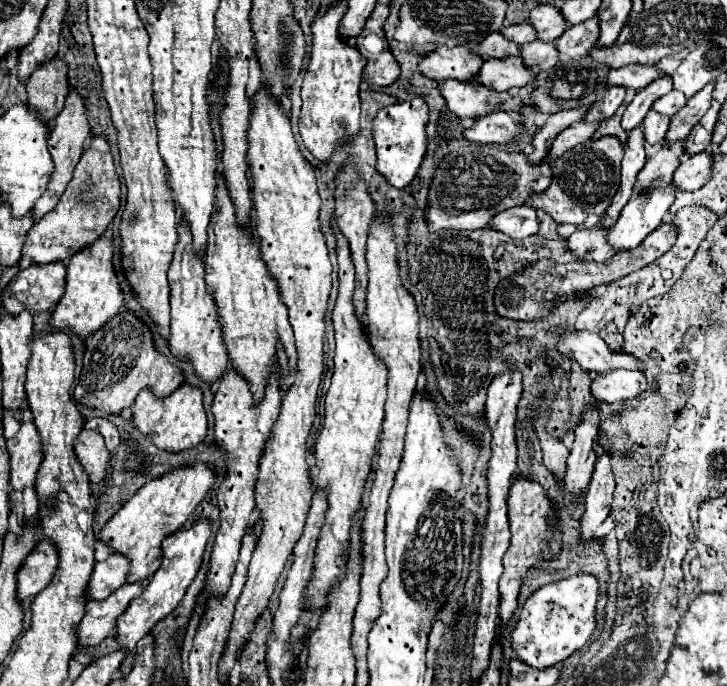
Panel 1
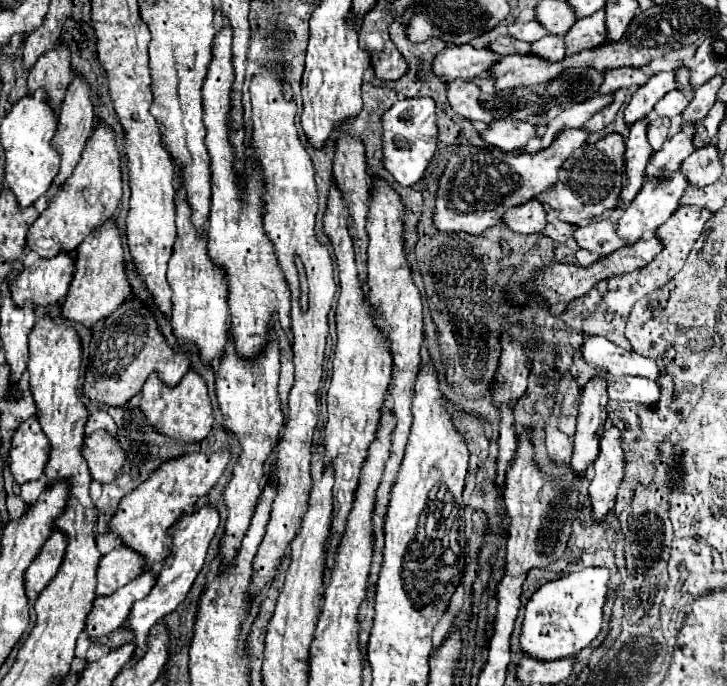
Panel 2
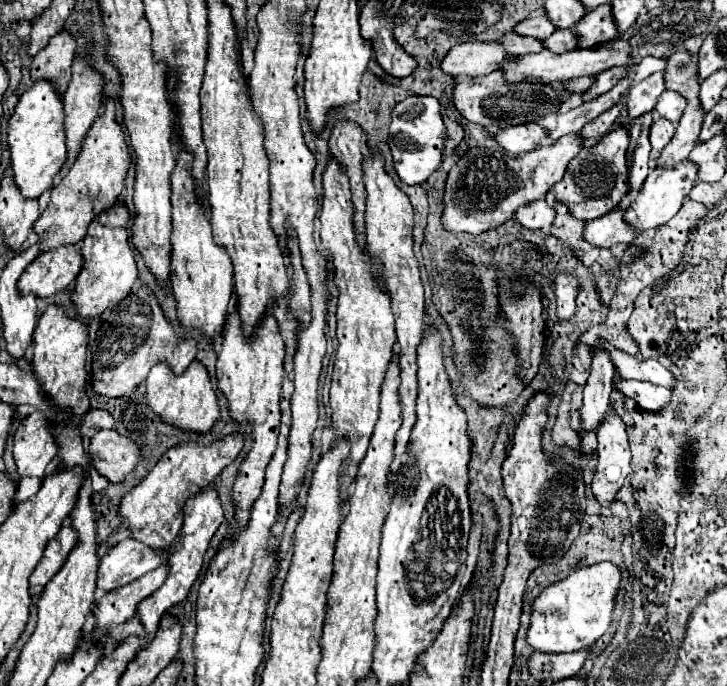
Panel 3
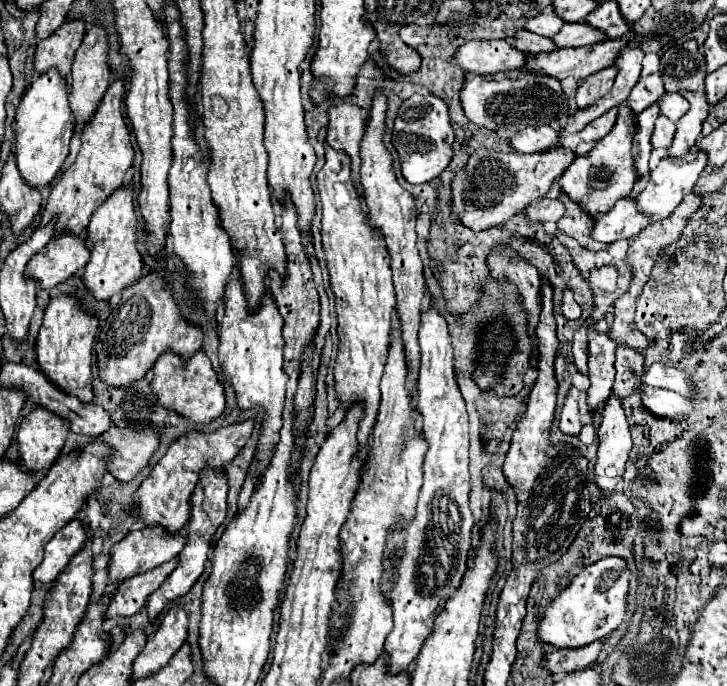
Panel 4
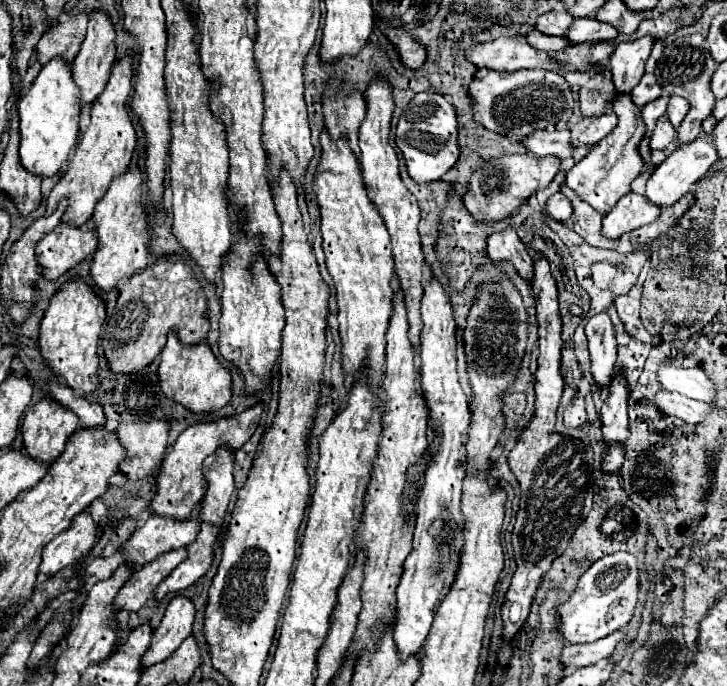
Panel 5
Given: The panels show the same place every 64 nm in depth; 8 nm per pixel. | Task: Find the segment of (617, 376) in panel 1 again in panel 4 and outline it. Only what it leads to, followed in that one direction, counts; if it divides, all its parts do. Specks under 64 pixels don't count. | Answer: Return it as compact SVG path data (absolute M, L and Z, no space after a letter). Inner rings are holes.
M646 384L638 386L642 404L654 414L654 416L684 416L692 412L692 402L672 390L652 388Z

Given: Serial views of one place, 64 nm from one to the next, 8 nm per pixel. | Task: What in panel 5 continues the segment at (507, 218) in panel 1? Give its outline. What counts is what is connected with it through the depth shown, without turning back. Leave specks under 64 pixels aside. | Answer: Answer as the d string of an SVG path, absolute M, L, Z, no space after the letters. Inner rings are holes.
M556 192L554 196L548 198L548 202L546 202L546 206L544 206L544 212L546 212L548 218L562 222L562 220L570 218L572 206L570 206L570 200L568 200L564 194Z

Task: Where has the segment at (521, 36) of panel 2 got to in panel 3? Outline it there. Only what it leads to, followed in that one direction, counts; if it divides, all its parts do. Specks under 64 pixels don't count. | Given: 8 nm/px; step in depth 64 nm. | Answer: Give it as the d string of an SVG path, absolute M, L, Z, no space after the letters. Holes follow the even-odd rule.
M536 16L530 20L522 20L514 26L514 32L520 36L532 36L536 40L544 40L548 38L556 28L552 26L552 22L546 16Z

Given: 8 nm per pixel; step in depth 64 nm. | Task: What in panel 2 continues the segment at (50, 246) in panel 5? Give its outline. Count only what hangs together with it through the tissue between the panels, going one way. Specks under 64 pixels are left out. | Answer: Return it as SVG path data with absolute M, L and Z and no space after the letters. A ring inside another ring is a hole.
M58 254L54 258L40 258L36 260L30 268L24 268L10 284L10 294L14 304L22 306L26 302L30 302L32 306L50 306L60 302L66 292L68 292L68 284L72 280L72 272L74 272L74 260L70 254Z

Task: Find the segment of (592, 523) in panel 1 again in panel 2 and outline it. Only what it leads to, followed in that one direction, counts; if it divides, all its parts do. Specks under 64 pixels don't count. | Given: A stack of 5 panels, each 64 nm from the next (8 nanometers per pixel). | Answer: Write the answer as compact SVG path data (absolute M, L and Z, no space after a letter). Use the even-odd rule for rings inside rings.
M608 426L604 430L604 436L600 440L600 454L594 462L594 468L596 474L590 482L590 504L592 504L592 518L600 522L614 508L614 498L624 472L624 454L620 448L618 428Z

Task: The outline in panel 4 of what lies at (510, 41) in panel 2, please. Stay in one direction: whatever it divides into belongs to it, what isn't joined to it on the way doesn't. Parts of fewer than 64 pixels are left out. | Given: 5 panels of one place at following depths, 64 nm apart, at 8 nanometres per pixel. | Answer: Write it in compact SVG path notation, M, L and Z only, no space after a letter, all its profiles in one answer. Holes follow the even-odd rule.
M518 30L512 36L512 44L514 48L520 48L520 52L530 52L530 54L540 54L540 52L552 52L556 50L556 46L552 44L550 38L526 32L526 30Z

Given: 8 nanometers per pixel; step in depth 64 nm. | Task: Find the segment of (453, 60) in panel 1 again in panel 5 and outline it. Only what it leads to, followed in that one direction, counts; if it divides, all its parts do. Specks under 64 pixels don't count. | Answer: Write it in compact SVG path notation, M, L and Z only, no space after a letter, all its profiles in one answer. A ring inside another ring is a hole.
M496 38L466 48L466 58L476 68L514 72L522 68L546 68L550 56L524 42L524 38Z

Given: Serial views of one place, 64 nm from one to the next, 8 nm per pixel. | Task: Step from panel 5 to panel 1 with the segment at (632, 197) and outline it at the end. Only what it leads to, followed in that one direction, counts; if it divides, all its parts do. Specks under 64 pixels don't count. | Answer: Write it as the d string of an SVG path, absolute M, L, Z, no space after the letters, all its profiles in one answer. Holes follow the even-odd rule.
M600 226L590 228L590 230L576 230L566 240L568 252L576 254L580 260L586 260L586 262L608 260L614 252L606 244L606 234L608 234L608 230L602 230Z

